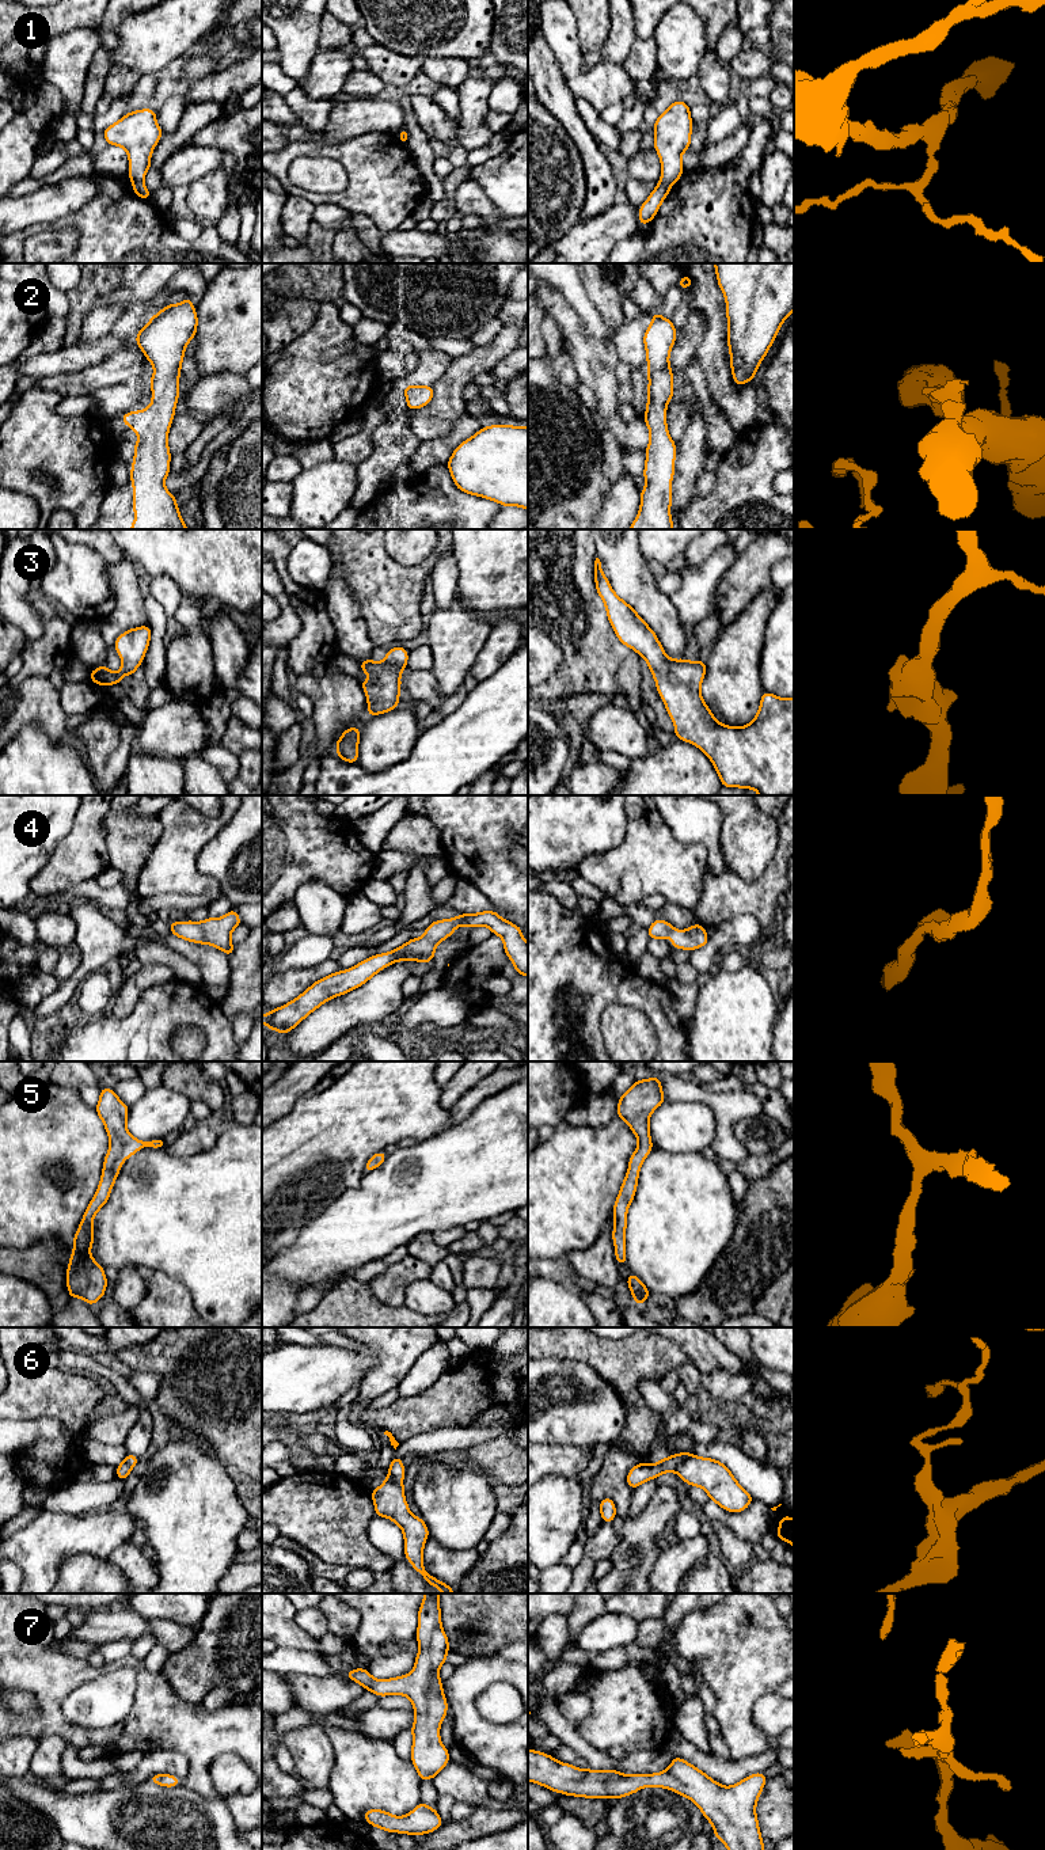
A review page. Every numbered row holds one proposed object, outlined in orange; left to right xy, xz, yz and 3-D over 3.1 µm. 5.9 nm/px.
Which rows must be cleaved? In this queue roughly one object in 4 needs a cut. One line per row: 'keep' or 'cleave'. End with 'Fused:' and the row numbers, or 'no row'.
1: keep
2: keep
3: keep
4: keep
5: keep
6: cleave
7: keep
Fused: 6

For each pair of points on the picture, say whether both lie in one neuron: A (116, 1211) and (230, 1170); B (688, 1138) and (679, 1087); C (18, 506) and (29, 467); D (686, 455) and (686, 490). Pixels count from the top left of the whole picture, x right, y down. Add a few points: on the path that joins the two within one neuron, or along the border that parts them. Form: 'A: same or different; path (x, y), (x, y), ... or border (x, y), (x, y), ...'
A: same; path (144, 1211), (189, 1211), (201, 1199)
B: different; border (667, 1100), (696, 1101), (705, 1104), (711, 1110)
C: different; border (14, 490), (27, 493), (35, 501), (41, 515)
D: same; path (686, 463), (686, 482)

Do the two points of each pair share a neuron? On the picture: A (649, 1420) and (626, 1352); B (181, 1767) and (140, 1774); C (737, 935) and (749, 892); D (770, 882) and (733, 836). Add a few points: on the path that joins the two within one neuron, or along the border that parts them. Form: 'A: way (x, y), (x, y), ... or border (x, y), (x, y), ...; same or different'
A: way (635, 1404), (626, 1386), (626, 1368); same
B: way (171, 1766), (149, 1766); same
C: border (762, 926), (753, 916), (734, 915), (715, 929); different
D: border (778, 844), (756, 880), (744, 881), (732, 870); different

